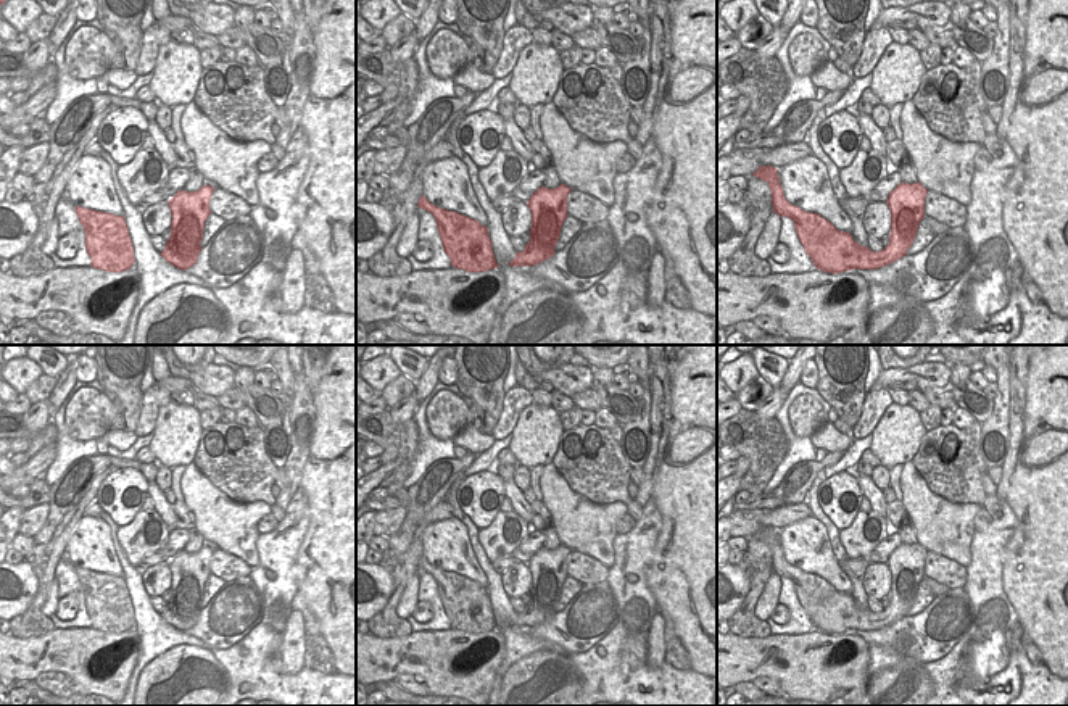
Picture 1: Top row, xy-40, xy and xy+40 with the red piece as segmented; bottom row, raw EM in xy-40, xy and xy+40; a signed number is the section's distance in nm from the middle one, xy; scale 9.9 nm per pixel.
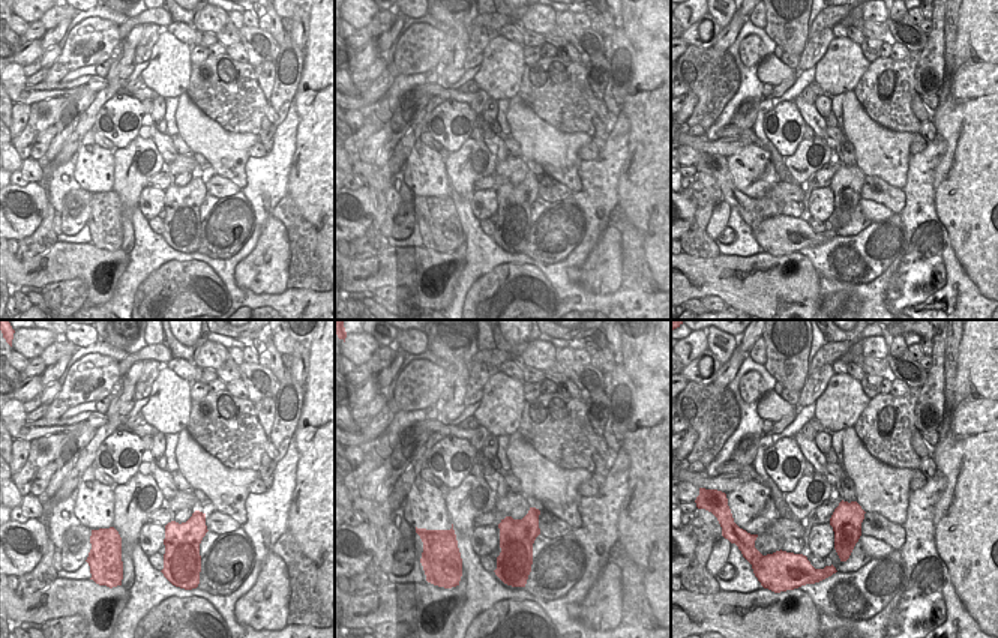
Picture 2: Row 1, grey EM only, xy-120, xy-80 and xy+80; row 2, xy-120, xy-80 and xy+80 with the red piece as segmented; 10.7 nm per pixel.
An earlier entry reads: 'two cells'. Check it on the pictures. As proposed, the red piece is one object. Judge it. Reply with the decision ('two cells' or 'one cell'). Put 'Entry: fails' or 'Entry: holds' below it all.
two cells
Entry: holds

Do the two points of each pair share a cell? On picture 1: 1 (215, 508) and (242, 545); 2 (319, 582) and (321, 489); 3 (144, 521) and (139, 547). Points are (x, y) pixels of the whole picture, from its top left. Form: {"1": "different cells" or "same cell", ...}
{"1": "same cell", "2": "same cell", "3": "same cell"}

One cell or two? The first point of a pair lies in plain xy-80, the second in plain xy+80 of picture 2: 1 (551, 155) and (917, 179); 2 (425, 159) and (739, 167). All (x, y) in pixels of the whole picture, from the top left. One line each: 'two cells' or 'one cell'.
1: two cells
2: one cell

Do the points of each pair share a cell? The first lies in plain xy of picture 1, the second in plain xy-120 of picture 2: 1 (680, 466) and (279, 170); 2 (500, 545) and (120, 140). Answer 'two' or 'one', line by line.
1: two
2: two

